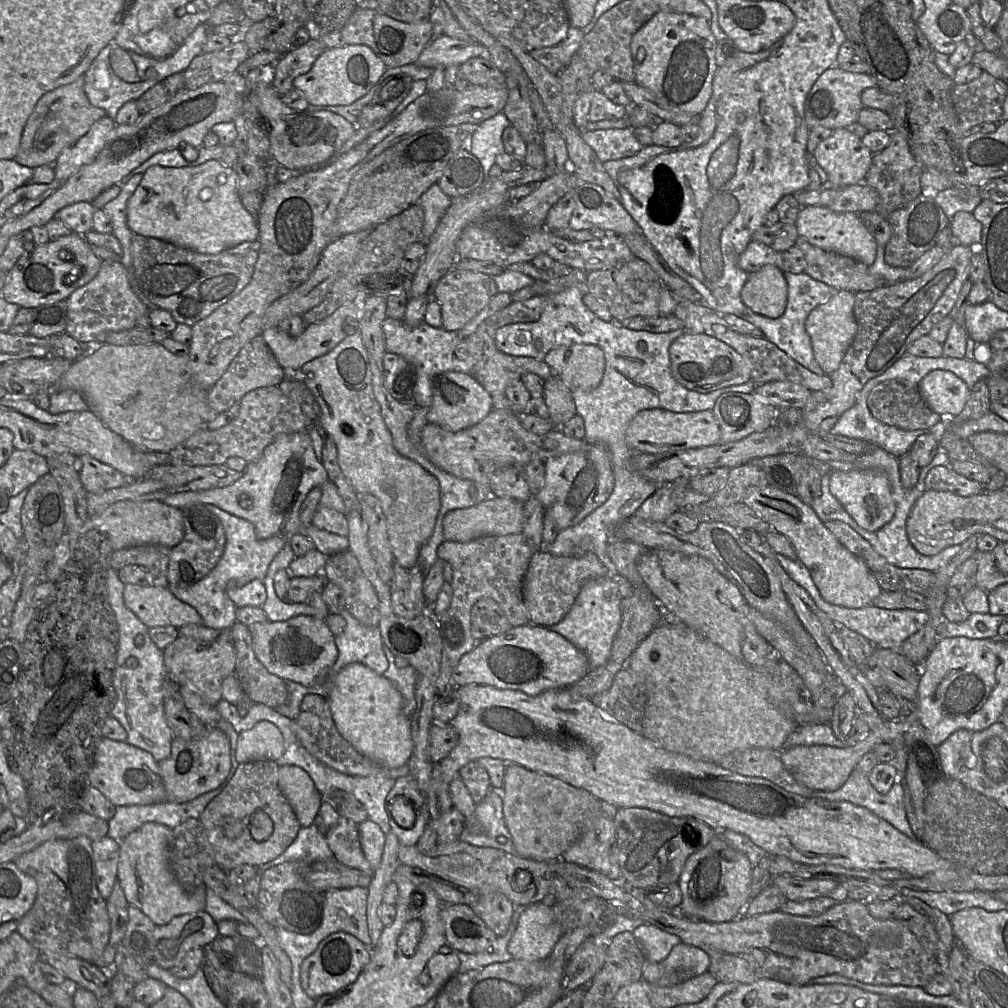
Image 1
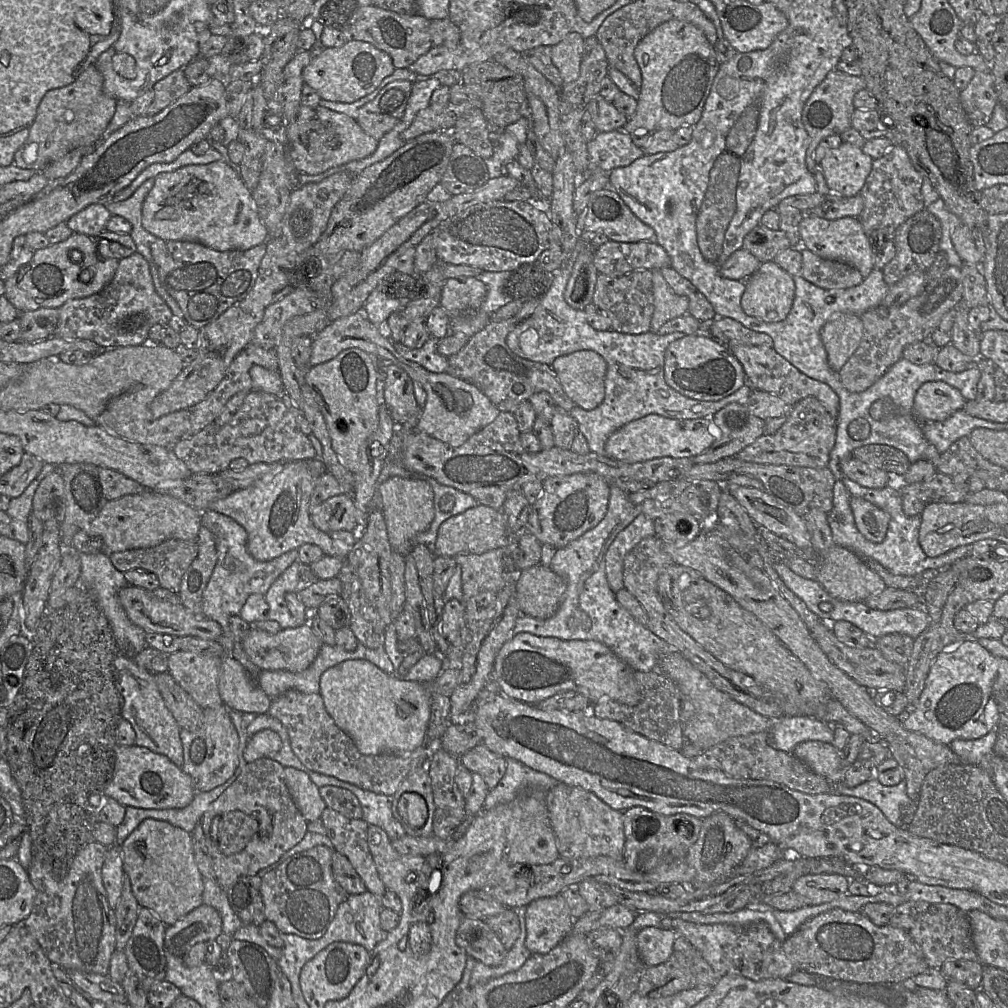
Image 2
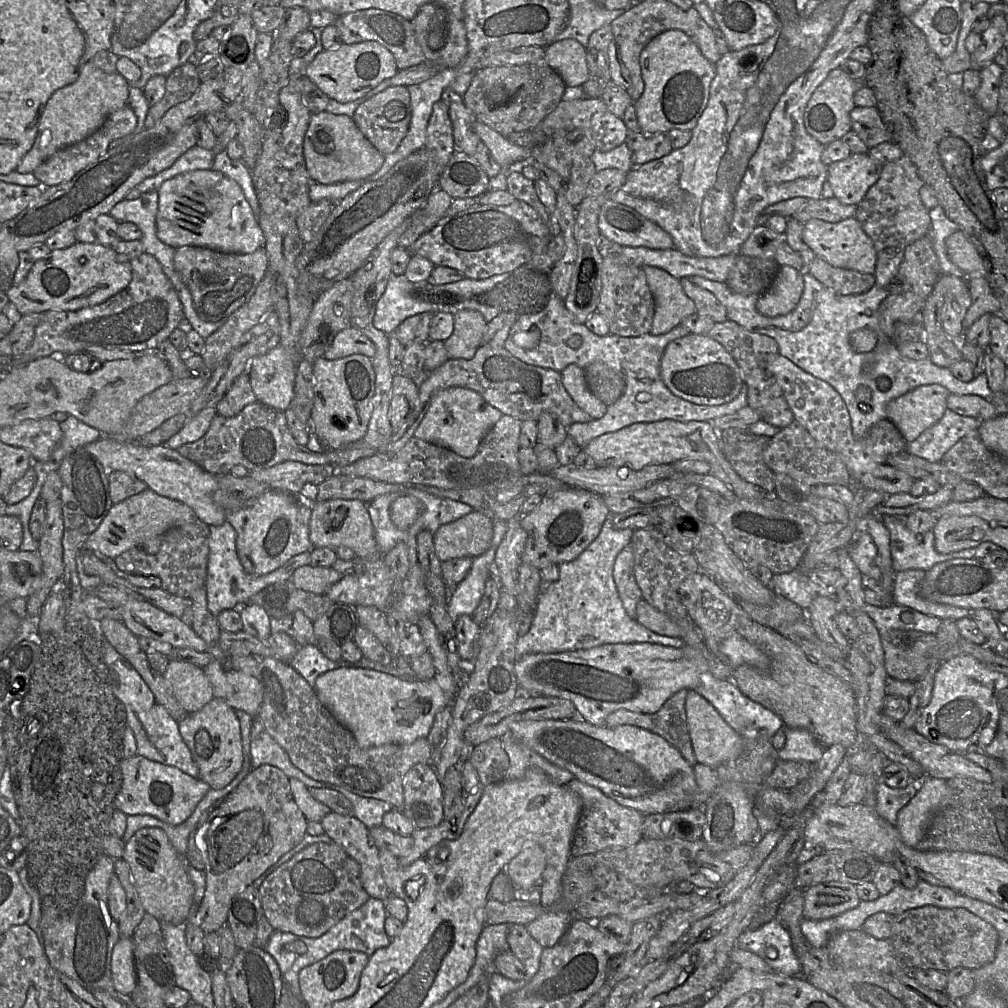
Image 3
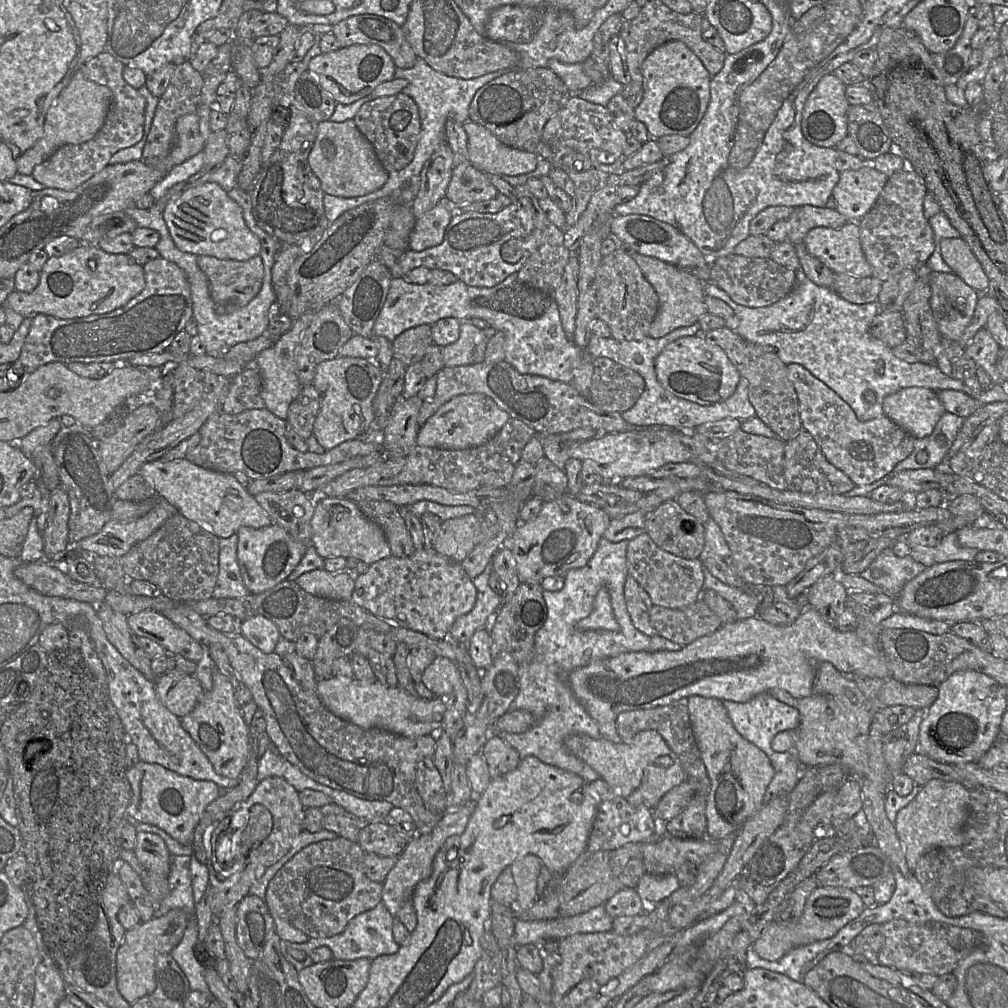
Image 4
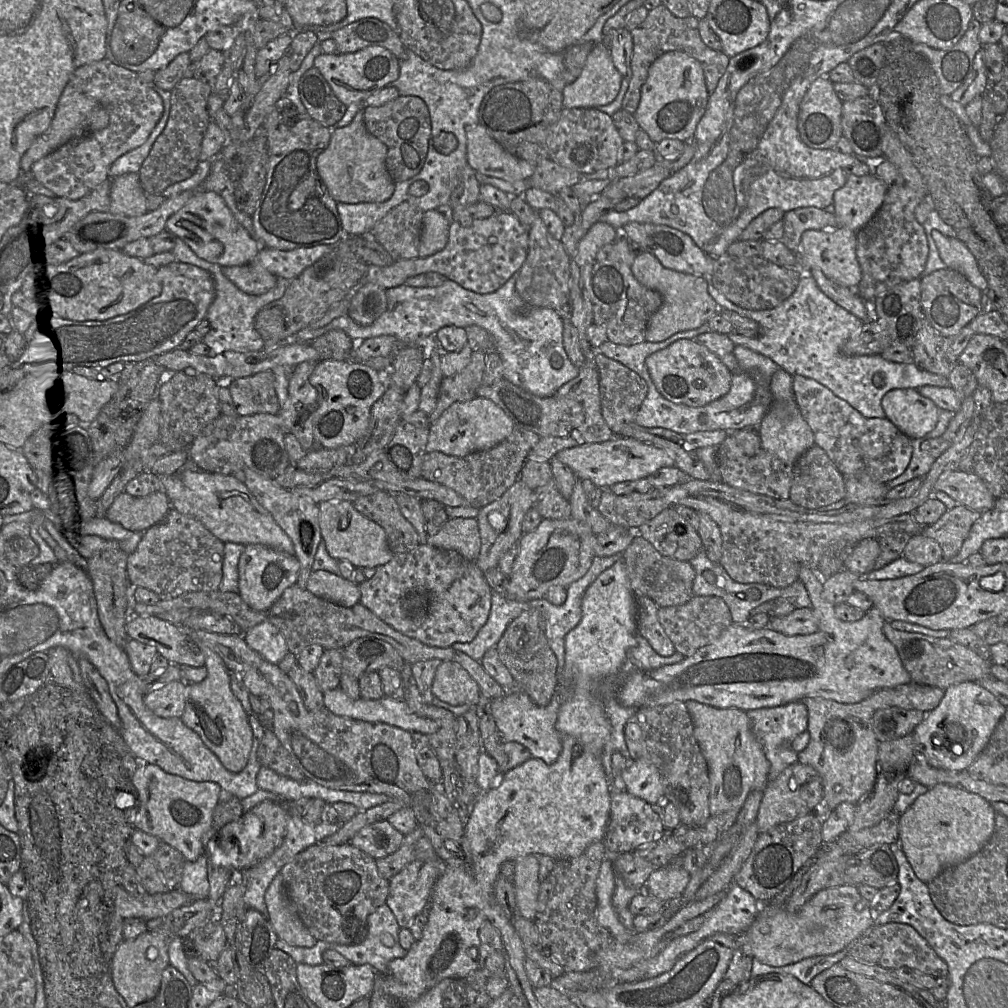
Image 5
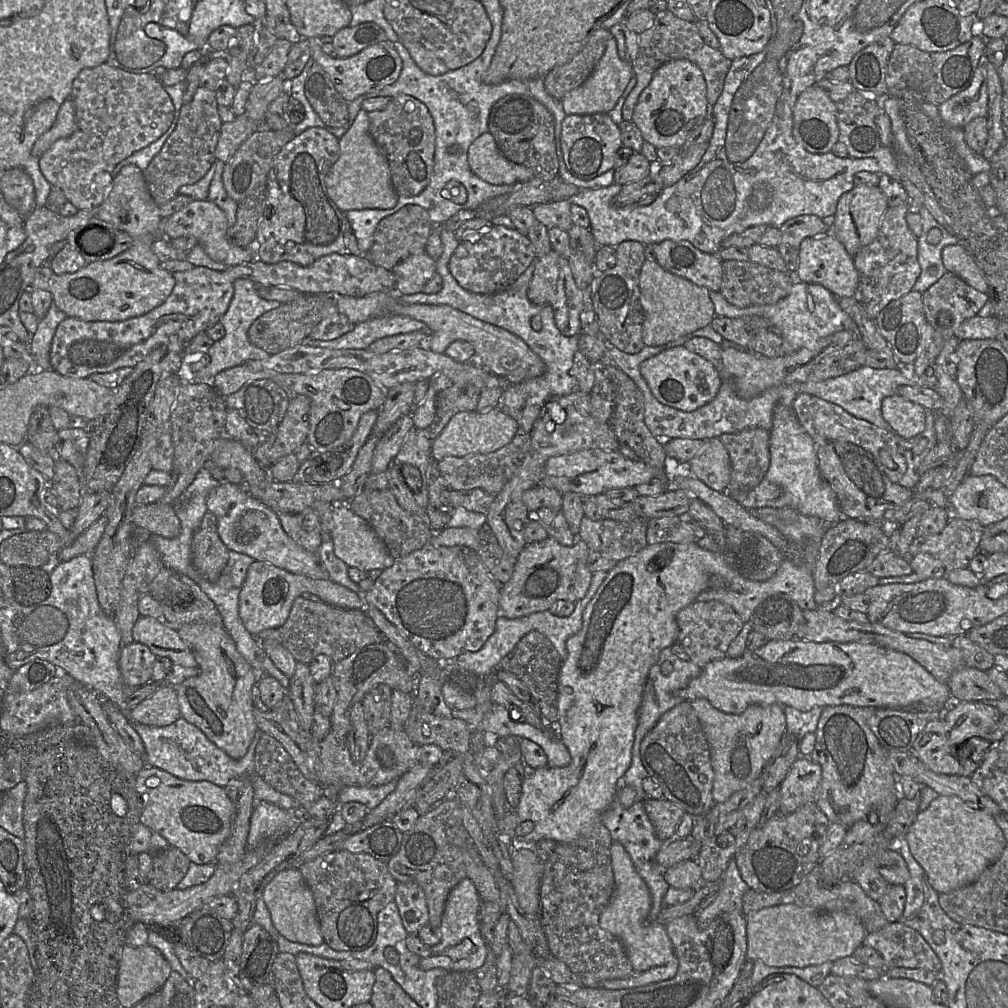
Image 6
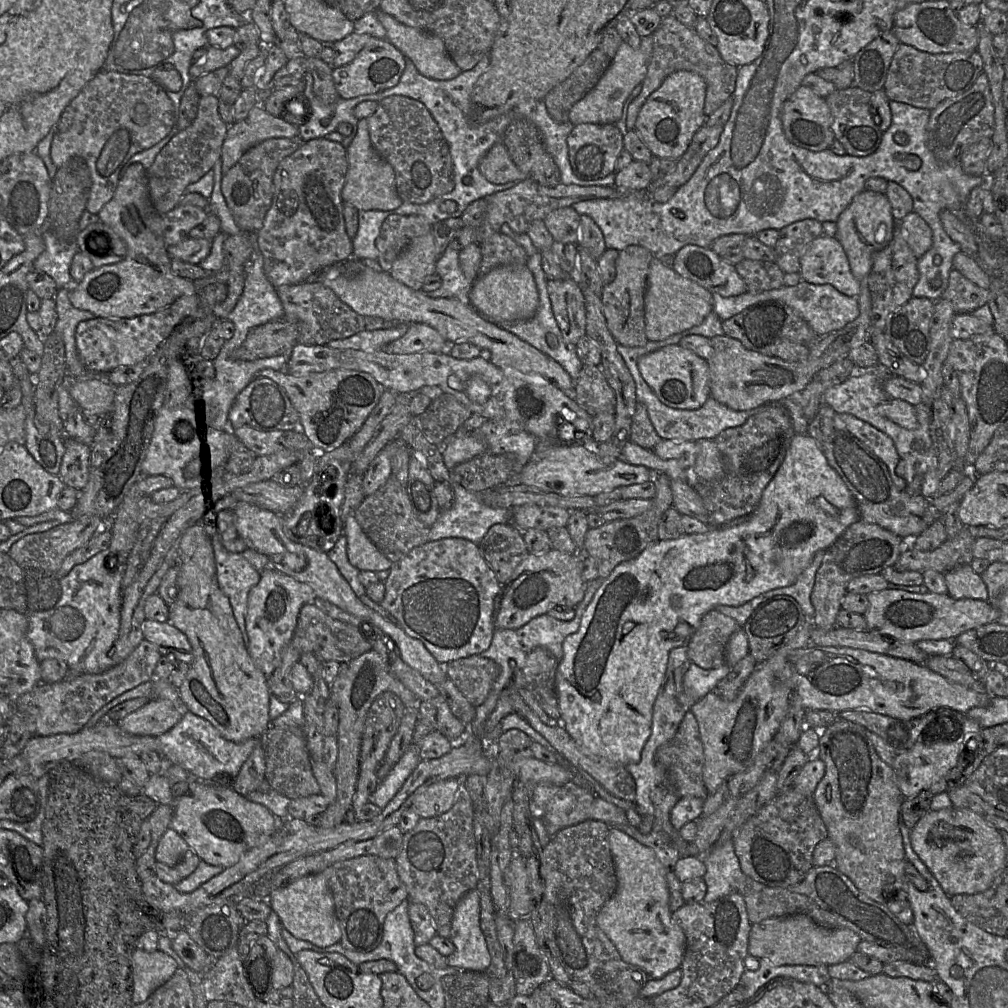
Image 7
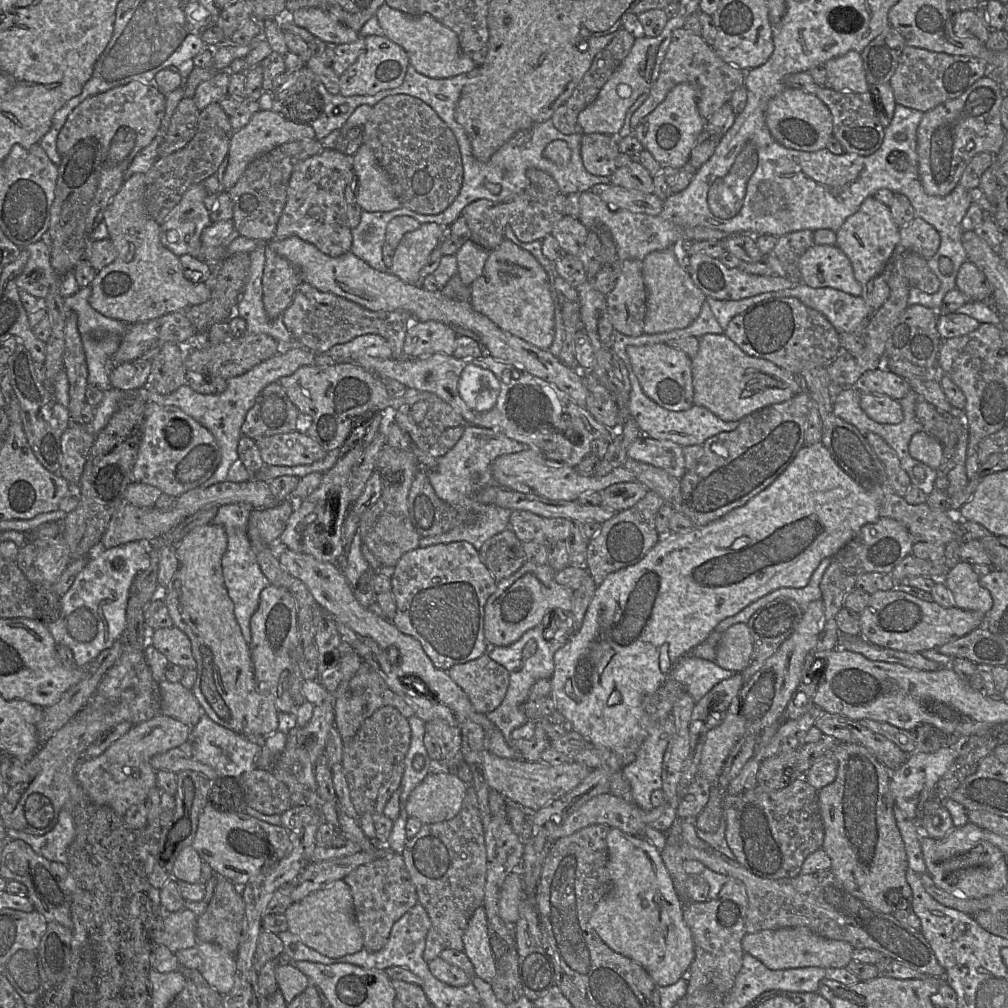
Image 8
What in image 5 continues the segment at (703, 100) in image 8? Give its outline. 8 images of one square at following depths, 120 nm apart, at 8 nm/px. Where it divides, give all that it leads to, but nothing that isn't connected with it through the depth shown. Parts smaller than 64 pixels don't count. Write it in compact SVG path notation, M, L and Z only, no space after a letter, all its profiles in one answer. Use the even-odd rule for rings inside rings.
M660 4L649 10L645 20L630 30L633 39L633 51L631 57L632 77L629 87L622 101L622 108L634 114L640 102L642 85L646 81L648 70L653 61L665 52L680 50L688 53L702 66L706 88L709 95L715 90L720 77L724 74L730 57L722 50L708 47L701 39L698 30L698 21L695 16L677 17L669 9Z

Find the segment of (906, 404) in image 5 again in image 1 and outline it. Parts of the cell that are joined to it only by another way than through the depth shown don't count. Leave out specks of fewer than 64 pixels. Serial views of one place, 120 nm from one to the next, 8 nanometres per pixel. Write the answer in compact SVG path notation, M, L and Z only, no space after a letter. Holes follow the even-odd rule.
M945 370L929 372L919 382L918 388L927 406L943 419L960 414L970 396L965 382Z

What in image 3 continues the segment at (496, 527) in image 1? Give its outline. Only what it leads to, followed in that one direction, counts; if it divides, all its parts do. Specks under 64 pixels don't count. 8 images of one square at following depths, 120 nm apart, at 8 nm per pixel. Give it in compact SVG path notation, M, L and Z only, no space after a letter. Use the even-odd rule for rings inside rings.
M473 511L465 516L457 519L456 521L453 521L453 522L440 526L440 528L434 534L434 544L435 544L435 551L436 551L437 557L440 559L441 562L443 562L446 560L458 559L458 558L462 558L462 557L476 558L476 557L483 555L491 546L491 541L492 541L493 534L494 534L494 521L499 521L499 520L492 520L490 517L488 517L487 515L485 515L482 512Z

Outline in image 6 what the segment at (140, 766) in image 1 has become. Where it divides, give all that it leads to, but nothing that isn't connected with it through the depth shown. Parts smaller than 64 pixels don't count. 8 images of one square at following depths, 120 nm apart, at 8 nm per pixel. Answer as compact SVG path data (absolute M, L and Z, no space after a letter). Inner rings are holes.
M153 766L135 774L135 790L143 803L139 823L165 838L192 863L214 863L219 847L230 835L235 807L225 789L208 781L178 779Z

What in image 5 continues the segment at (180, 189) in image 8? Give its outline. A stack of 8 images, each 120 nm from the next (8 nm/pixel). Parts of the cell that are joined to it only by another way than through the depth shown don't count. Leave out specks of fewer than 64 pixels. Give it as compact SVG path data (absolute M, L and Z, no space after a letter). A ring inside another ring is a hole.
M183 77L171 91L167 124L139 171L141 186L146 194L162 195L169 186L187 180L195 173L201 161L201 144L211 121L207 111L211 93L212 86L195 77Z

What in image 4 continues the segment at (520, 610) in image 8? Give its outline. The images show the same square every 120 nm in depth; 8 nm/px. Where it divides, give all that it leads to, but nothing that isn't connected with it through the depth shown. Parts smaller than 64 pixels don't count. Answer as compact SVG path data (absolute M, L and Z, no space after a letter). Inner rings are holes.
M565 494L544 502L541 511L526 522L520 522L509 539L516 560L520 583L539 583L550 576L584 567L595 553L611 518L601 508Z

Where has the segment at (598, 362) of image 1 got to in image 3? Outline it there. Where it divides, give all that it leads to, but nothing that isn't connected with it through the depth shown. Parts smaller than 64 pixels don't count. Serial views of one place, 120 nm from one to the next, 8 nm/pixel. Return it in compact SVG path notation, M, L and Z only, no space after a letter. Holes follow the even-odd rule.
M569 364L561 372L561 380L574 402L593 419L605 415L607 406L600 401L589 389L585 370L576 364Z

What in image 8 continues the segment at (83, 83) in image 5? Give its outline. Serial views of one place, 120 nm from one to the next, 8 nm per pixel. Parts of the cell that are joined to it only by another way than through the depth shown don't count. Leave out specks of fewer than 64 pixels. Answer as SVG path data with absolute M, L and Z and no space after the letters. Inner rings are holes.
M132 81L86 98L68 115L56 141L57 151L61 156L88 137L96 138L101 146L98 187L86 219L86 232L91 242L93 230L103 222L104 211L125 181L124 173L134 157L158 134L165 109L166 96L154 83Z

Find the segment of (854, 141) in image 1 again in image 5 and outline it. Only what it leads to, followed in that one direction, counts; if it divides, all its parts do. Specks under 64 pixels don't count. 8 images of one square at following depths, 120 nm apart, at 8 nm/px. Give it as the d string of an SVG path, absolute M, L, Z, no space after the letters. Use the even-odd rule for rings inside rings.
M873 172L864 176L848 175L844 186L833 195L837 227L855 232L862 228L881 207L887 189Z

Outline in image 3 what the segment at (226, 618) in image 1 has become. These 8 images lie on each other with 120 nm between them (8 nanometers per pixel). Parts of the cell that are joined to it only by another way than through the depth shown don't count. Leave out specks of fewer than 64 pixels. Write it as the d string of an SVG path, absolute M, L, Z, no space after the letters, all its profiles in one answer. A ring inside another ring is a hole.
M226 520L220 526L209 526L209 530L209 561L205 589L207 608L215 617L223 610L242 609L251 596L271 585L291 580L296 569L311 562L310 552L306 551L293 556L281 567L266 575L251 575L245 572L239 560L236 550L237 533L233 526Z

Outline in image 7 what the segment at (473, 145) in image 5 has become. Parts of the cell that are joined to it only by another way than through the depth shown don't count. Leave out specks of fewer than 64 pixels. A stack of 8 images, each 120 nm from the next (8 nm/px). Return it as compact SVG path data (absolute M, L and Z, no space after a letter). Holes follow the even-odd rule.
M502 142L495 143L479 161L481 174L493 184L505 184L511 181L523 181L526 175L511 159Z

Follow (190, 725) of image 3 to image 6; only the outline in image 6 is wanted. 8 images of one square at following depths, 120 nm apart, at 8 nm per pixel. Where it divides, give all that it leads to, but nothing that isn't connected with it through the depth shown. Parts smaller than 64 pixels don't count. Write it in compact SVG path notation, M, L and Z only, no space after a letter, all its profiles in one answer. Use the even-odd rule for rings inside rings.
M189 623L177 630L179 637L195 653L198 673L176 688L180 717L197 727L209 741L233 760L247 752L257 731L253 714L257 673L238 652L223 626Z

